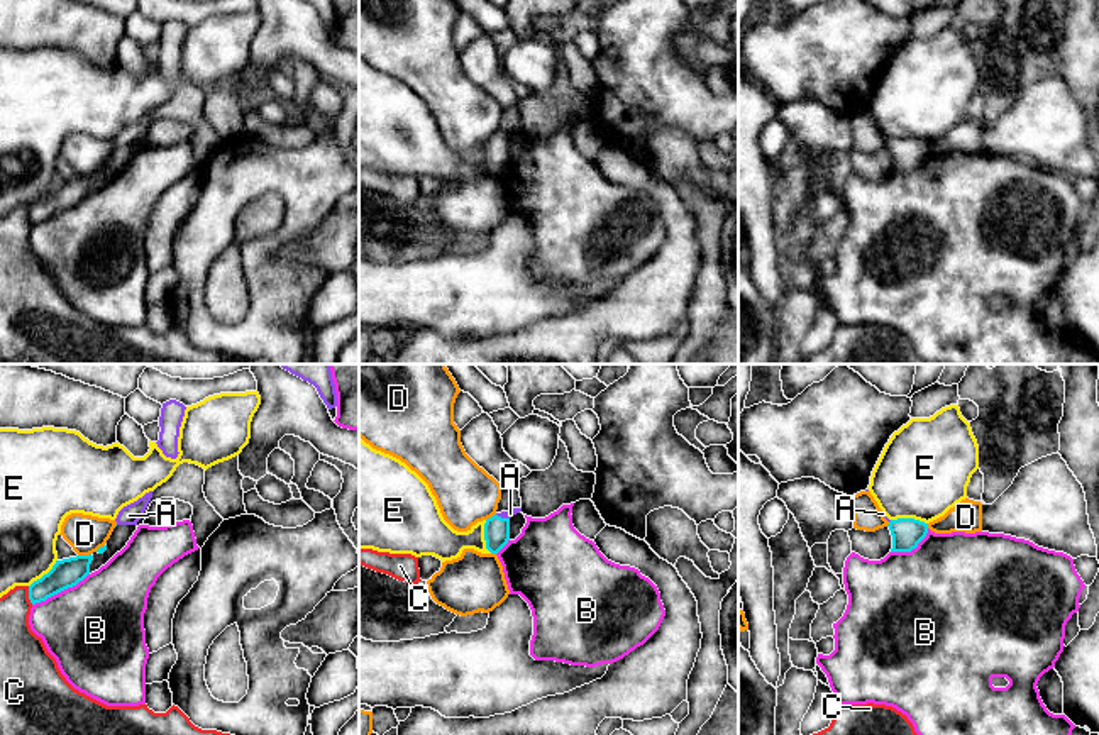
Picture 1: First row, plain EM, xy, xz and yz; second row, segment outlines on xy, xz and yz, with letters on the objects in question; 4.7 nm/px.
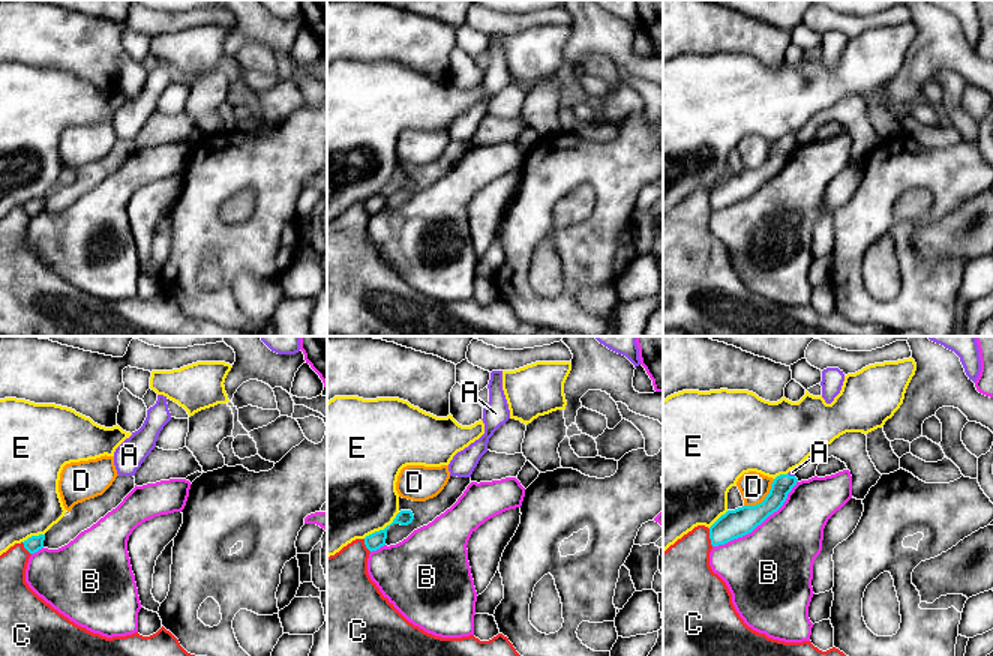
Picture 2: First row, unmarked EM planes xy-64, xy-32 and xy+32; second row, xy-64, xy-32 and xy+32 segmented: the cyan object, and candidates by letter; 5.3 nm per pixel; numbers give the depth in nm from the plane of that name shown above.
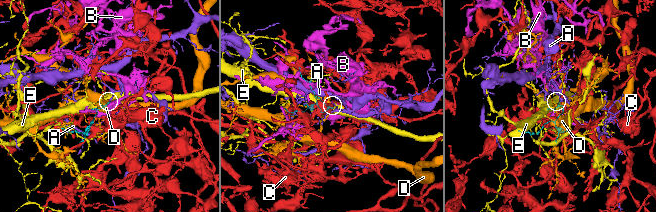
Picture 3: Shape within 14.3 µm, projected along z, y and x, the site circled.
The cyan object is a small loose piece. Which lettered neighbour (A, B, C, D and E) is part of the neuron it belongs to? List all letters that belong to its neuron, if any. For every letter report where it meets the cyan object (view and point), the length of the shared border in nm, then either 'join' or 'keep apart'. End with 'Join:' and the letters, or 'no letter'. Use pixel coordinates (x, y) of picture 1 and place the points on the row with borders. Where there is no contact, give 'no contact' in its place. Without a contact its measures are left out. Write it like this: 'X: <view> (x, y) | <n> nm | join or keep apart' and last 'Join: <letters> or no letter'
A: xz (503, 519) | 70 nm | join
B: xy (60, 591) | 320 nm | keep apart
C: xy (29, 595) | 90 nm | keep apart
D: xy (83, 556) | 70 nm | keep apart
E: yz (910, 519) | 180 nm | keep apart
Join: A

